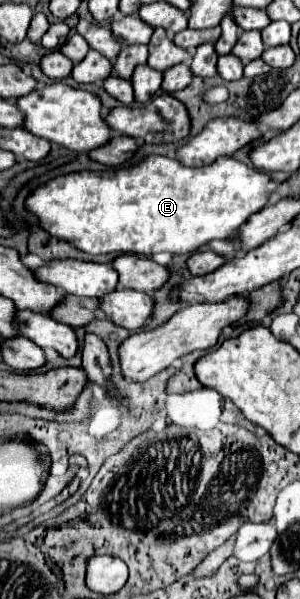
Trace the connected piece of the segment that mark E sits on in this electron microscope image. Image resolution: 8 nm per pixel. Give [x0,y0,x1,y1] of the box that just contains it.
[27,155,273,255]

